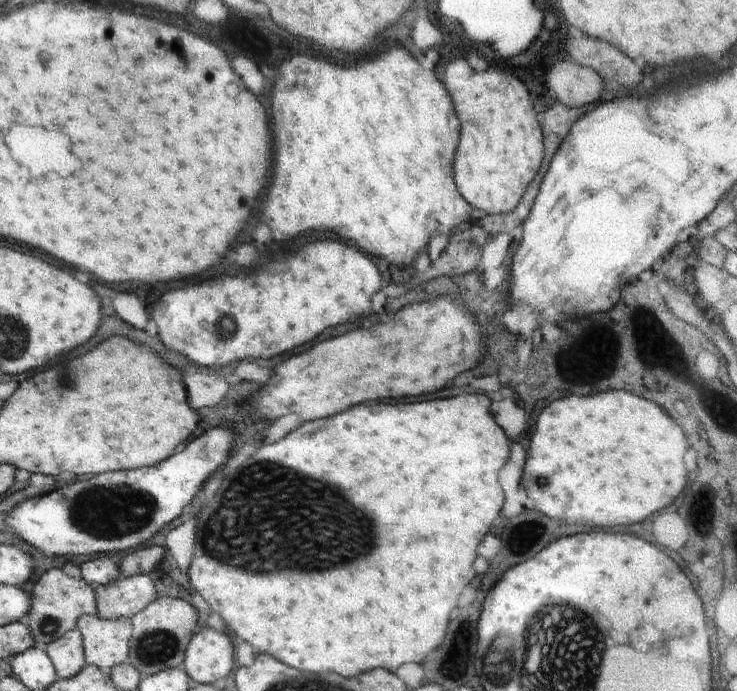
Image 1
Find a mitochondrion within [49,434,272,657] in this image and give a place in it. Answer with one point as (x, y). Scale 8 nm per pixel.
(108, 512)

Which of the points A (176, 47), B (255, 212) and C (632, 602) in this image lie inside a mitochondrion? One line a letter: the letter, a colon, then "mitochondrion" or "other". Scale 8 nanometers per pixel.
A: other
B: other
C: other

